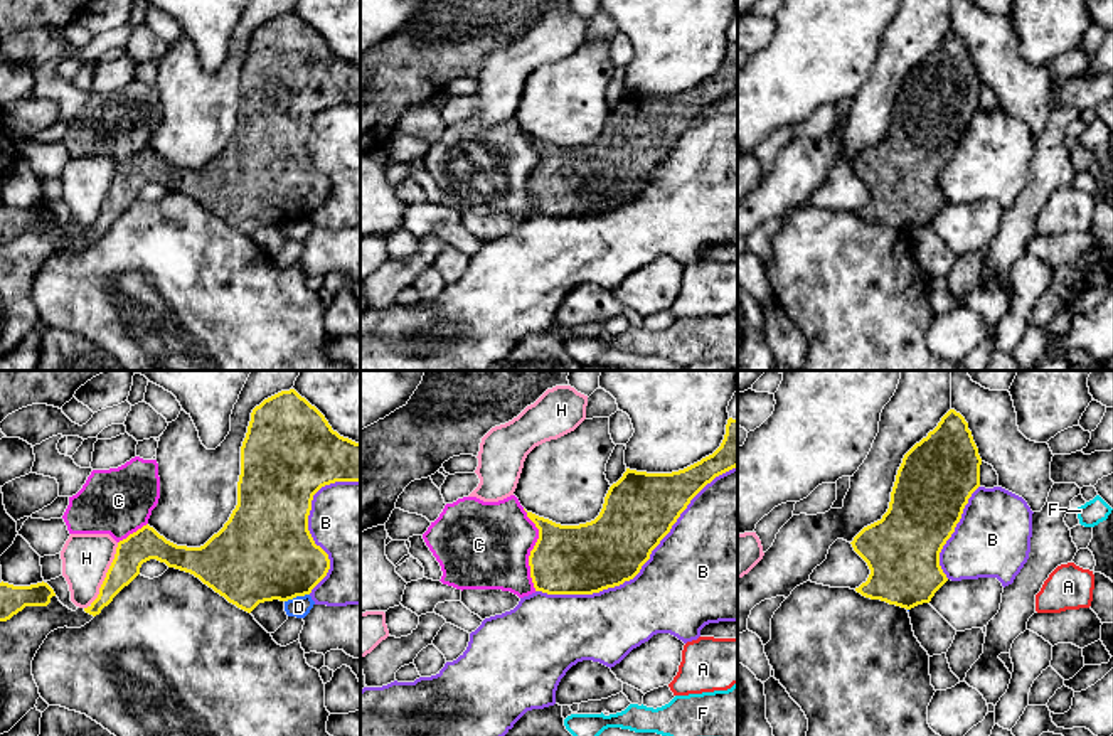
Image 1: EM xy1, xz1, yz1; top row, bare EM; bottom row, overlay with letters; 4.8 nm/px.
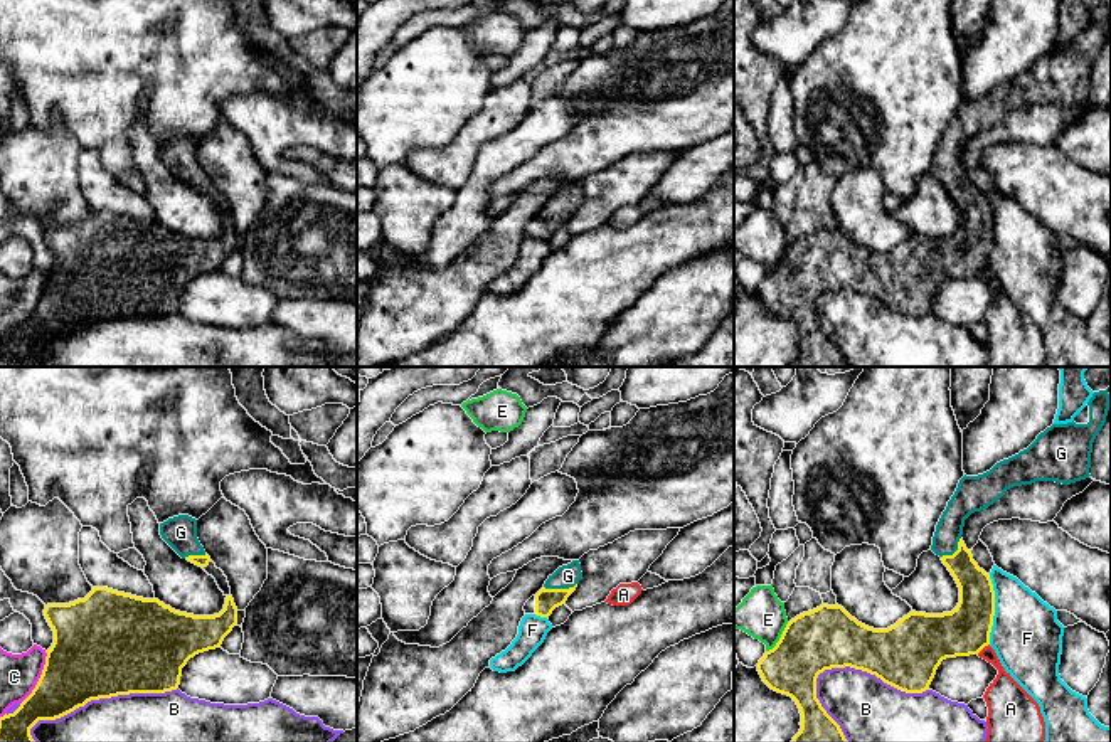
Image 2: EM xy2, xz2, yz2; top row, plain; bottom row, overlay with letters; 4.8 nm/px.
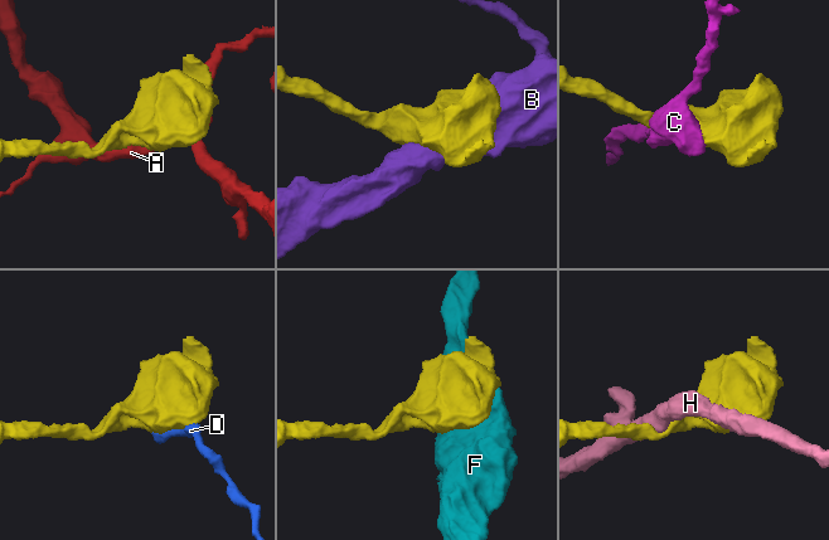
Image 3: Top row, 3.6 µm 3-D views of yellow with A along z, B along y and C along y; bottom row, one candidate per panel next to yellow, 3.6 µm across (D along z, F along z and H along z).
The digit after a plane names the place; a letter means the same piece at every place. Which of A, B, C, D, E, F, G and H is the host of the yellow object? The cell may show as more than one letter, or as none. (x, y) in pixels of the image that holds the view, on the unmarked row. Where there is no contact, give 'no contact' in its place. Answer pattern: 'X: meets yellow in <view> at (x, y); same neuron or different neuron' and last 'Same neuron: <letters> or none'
A: meets yellow in yz2 at (982, 271); different neuron
B: meets yellow in xz1 at (644, 186); different neuron
C: meets yellow in xz1 at (532, 172); different neuron
D: meets yellow in xy1 at (297, 218); different neuron
E: meets yellow in yz2 at (780, 261); different neuron
F: meets yellow in yz2 at (994, 233); different neuron
G: meets yellow in xz2 at (559, 212); same neuron
H: meets yellow in xy1 at (106, 199); different neuron
Same neuron: G

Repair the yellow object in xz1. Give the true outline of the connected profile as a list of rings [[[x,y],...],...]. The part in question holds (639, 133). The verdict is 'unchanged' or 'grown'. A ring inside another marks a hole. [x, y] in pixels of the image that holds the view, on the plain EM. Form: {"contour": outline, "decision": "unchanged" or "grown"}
{"contour": [[[729,40],[721,69],[700,84],[672,96],[626,91],[604,120],[599,138],[586,147],[561,148],[527,135],[539,152],[529,189],[535,214],[547,217],[593,217],[633,202],[652,173],[670,155],[690,123],[716,99],[738,89],[738,42]]], "decision": "unchanged"}

